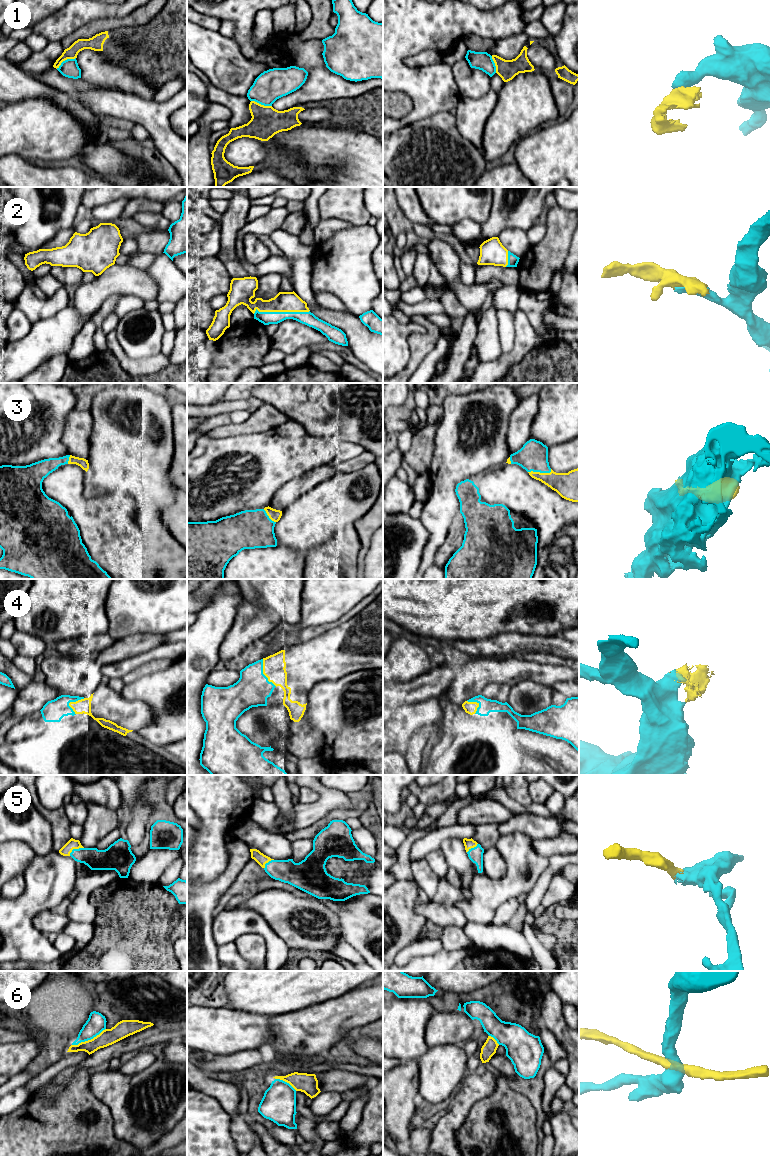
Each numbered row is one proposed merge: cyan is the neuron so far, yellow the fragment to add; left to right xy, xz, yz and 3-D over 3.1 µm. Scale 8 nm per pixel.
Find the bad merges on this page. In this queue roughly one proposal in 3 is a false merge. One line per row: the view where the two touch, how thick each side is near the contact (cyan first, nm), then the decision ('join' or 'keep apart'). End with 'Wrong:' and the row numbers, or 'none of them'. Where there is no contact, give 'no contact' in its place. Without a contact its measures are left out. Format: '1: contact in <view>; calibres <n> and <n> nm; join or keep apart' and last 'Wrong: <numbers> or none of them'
1: contact in xy; calibres 150 and 100 nm; keep apart
2: contact in xz; calibres 110 and 160 nm; join
3: contact in yz; calibres 240 and 200 nm; join
4: contact in xz; calibres 280 and 180 nm; join
5: contact in xy; calibres 170 and 80 nm; join
6: contact in xy; calibres 160 and 130 nm; keep apart
Wrong: 1, 6

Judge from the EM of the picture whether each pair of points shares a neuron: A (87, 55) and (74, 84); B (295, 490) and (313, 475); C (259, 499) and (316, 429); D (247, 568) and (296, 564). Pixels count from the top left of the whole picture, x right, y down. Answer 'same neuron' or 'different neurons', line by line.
A: different neurons
B: same neuron
C: different neurons
D: same neuron

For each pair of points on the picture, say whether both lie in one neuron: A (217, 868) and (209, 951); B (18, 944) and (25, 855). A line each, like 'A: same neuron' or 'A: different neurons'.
A: different neurons
B: different neurons

